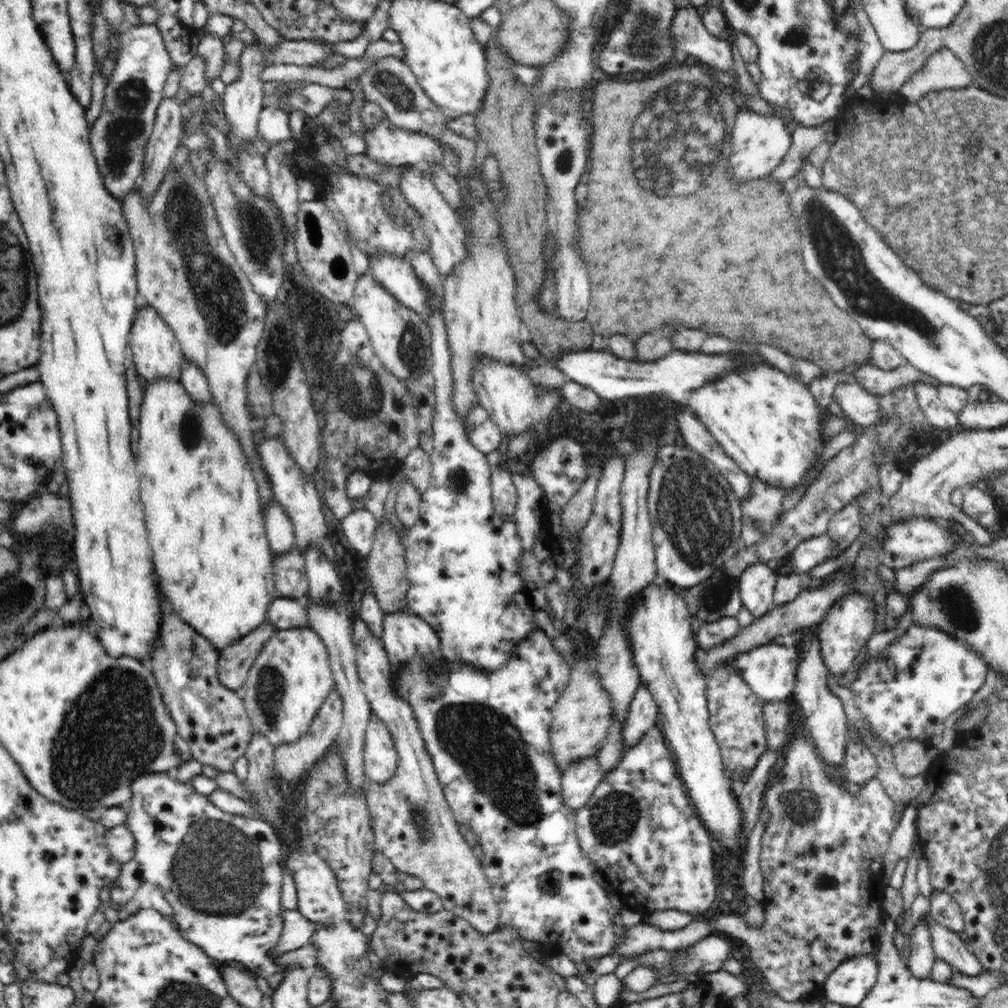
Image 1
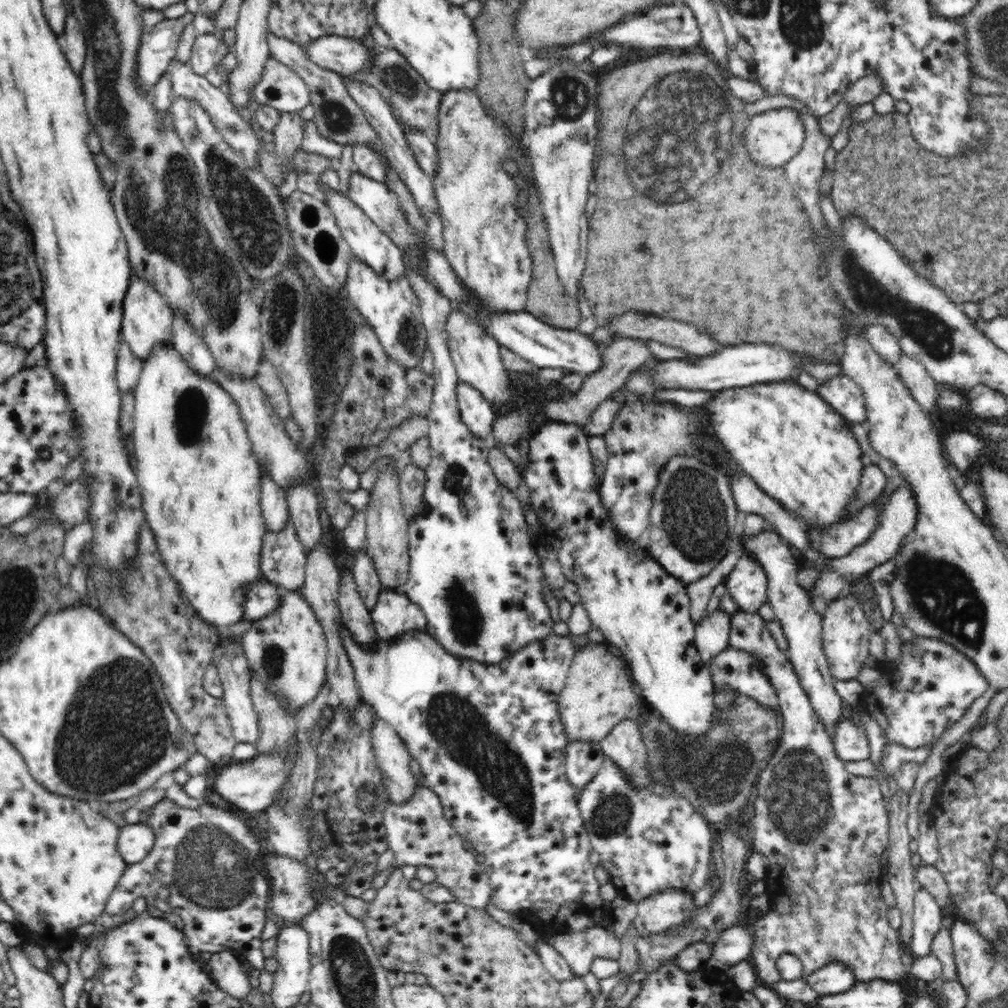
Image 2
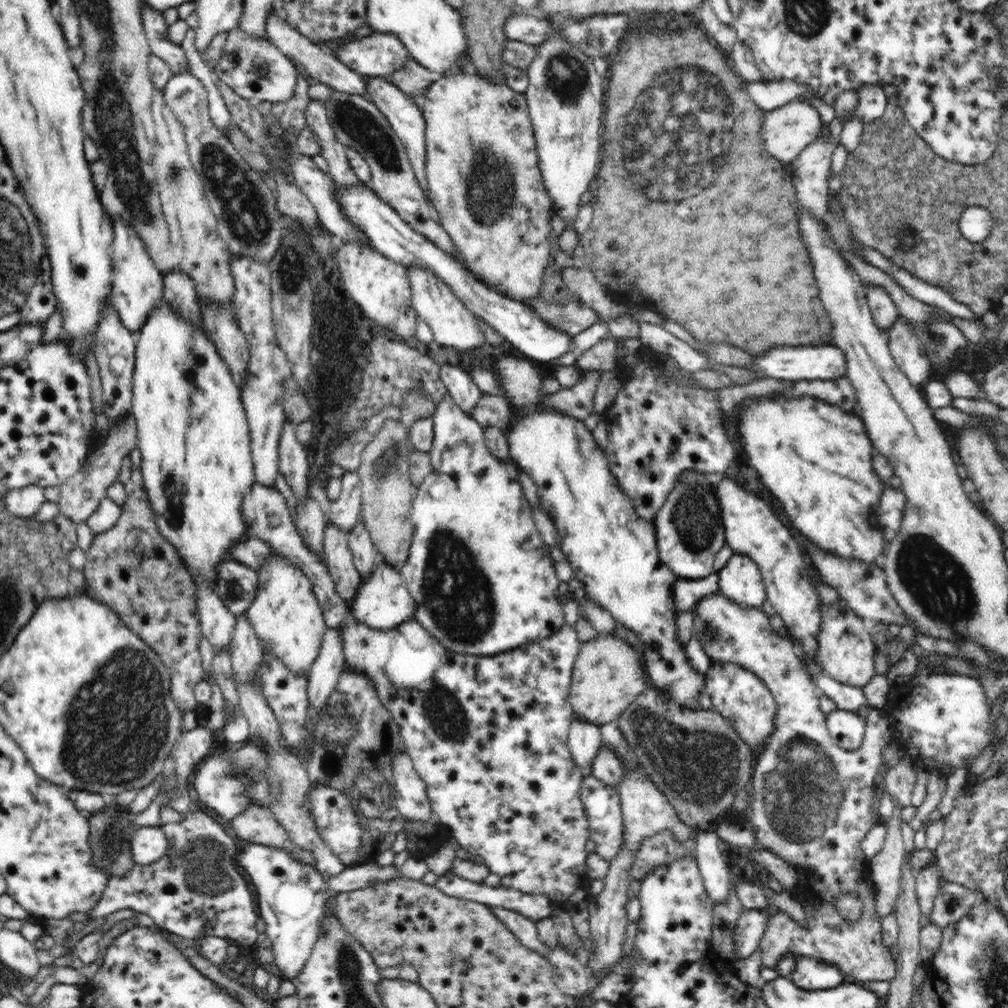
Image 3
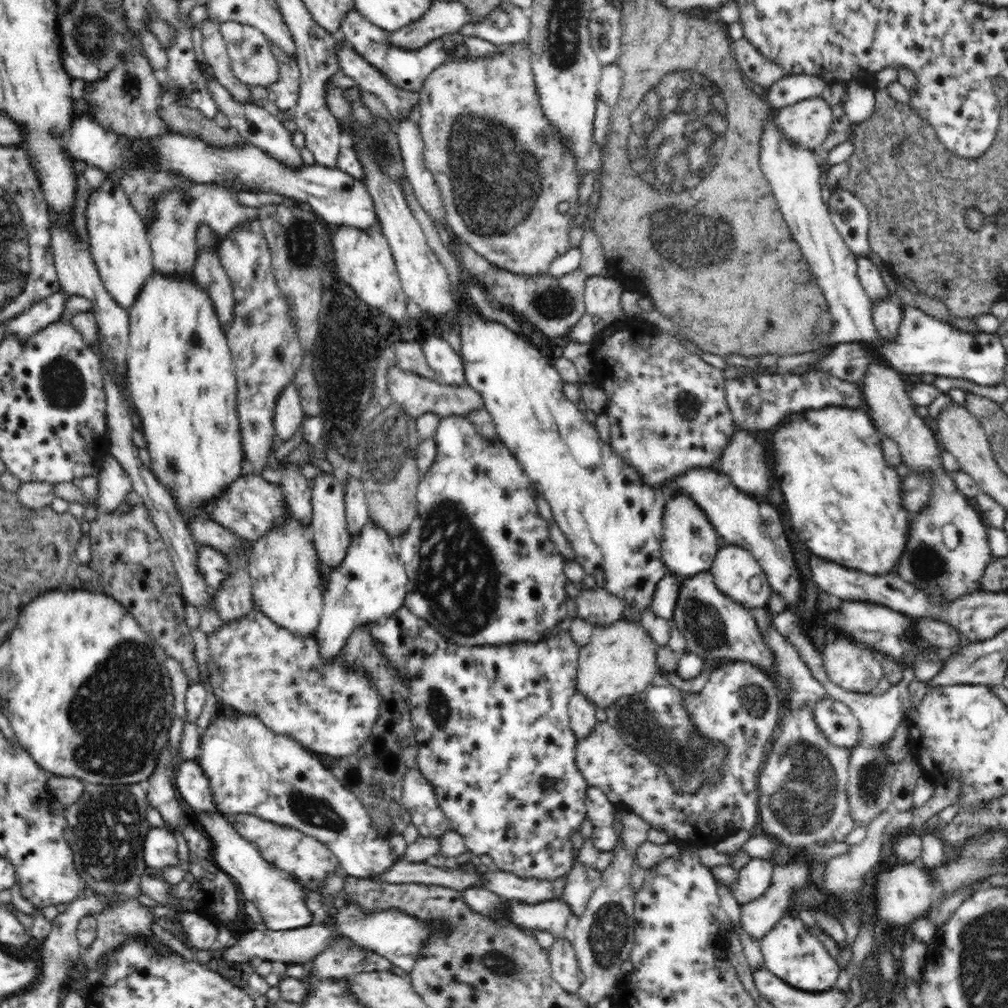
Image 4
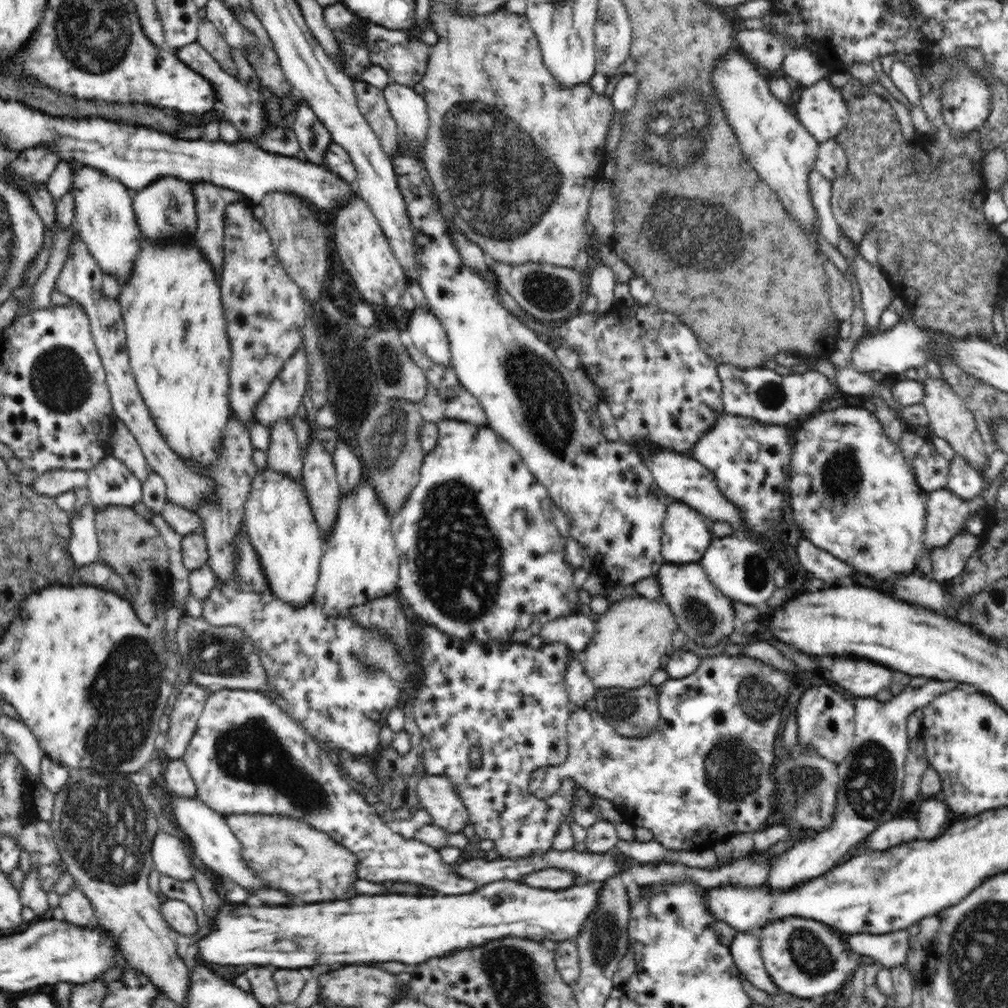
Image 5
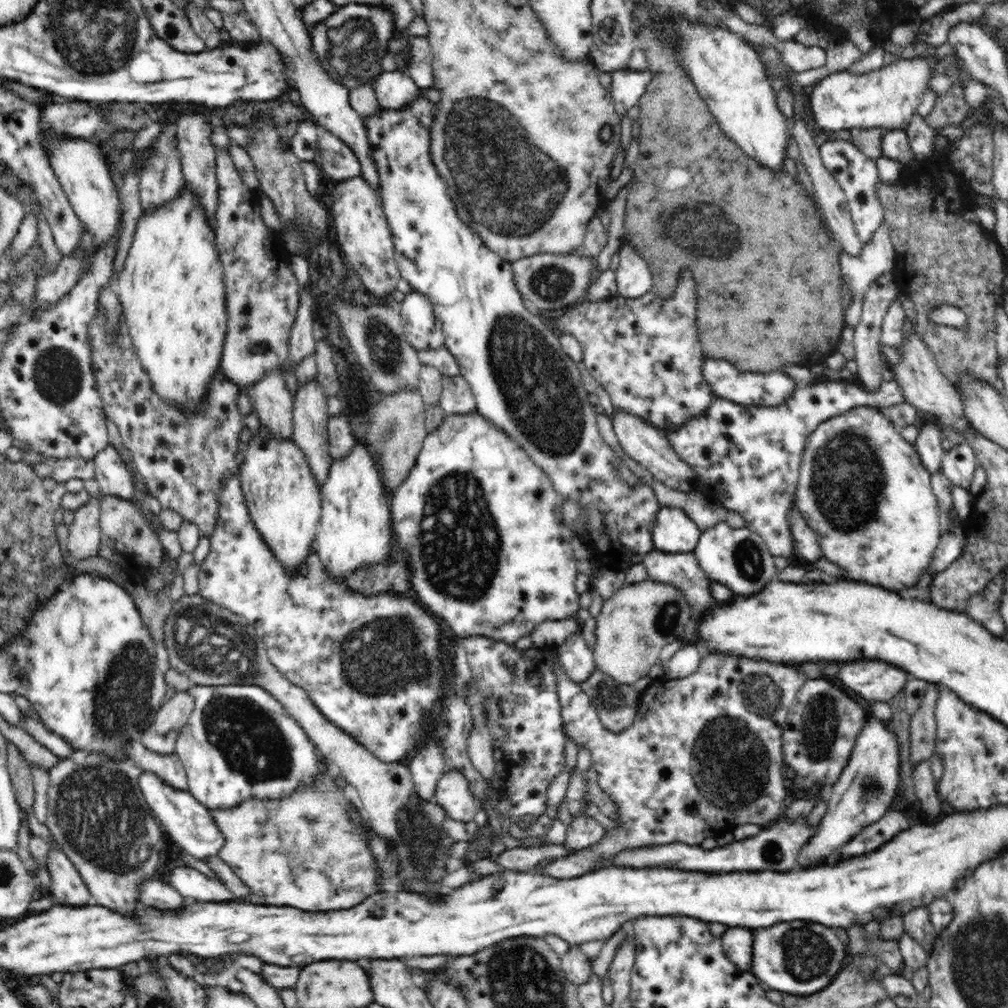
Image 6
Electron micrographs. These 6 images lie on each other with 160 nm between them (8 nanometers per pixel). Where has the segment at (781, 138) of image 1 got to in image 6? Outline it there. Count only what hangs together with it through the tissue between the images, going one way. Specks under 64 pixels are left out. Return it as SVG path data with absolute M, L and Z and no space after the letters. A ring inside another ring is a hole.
M916 57L913 59L898 59L891 65L884 65L881 69L875 69L856 75L847 70L831 73L829 76L816 82L816 86L809 95L809 107L812 118L818 128L827 132L838 132L838 130L849 130L852 128L868 129L901 129L908 124L910 117L917 112L919 98L928 90L928 78L930 69L935 62L942 61L930 57Z

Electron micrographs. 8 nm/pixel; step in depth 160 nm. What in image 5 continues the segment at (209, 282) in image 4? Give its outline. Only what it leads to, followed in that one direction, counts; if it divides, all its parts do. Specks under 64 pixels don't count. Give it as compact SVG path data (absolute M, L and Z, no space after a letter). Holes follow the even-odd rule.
M192 182L194 193L194 209L196 209L197 232L196 245L200 253L212 265L218 281L223 274L223 259L225 258L223 244L225 243L224 212L228 204L238 202L245 196L242 193L216 186L211 182Z

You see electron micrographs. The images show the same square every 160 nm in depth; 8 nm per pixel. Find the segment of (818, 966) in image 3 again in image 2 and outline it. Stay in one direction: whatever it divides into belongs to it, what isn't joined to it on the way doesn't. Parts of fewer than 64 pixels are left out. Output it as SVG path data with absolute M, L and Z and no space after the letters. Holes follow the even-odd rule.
M830 963L814 970L804 979L816 993L823 996L840 994L851 989L856 991L860 984L860 981L854 976L852 967L842 965L842 963Z

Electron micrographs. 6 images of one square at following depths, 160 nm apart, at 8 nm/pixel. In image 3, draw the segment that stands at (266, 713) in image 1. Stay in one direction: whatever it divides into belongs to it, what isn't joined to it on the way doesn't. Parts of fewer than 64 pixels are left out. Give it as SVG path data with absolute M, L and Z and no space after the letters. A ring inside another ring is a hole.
M279 553L268 556L256 572L258 588L256 598L247 610L248 622L261 646L271 650L288 670L297 674L309 674L314 660L318 658L322 636L327 628L311 580Z

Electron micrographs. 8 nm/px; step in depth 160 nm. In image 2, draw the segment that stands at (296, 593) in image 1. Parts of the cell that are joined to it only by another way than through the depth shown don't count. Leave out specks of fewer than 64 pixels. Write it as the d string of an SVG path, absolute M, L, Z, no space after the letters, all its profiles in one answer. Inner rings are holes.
M290 521L280 533L266 532L262 538L261 549L260 571L262 571L265 580L273 585L279 584L286 590L301 590L303 588L306 576L306 552Z

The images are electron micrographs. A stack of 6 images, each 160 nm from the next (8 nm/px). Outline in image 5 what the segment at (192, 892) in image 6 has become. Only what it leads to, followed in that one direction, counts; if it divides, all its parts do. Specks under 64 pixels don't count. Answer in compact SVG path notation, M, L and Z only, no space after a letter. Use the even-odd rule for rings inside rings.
M158 831L152 844L152 858L155 869L162 875L178 881L193 878L193 868L189 856L184 853L184 842L181 838Z

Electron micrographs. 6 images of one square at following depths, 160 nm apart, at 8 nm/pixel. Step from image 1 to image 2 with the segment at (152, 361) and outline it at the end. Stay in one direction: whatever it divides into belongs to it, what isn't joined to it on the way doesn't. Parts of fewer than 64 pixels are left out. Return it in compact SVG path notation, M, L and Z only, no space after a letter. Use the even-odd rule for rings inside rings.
M132 264L130 287L122 308L121 338L143 362L150 357L152 348L168 346L172 340L172 310L150 283L135 275Z

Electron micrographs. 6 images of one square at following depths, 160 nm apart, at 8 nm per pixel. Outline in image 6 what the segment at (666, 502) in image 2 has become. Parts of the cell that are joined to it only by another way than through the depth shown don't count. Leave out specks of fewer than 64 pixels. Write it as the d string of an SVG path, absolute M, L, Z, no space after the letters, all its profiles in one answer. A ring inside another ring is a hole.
M662 506L652 524L650 535L655 550L666 554L686 554L696 548L701 532L684 510Z

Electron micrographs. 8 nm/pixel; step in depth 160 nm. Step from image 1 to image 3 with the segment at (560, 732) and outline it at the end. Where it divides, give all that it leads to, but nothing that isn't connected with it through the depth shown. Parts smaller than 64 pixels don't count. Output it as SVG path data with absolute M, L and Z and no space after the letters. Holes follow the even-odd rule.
M600 634L583 643L571 677L569 700L574 716L600 727L617 721L648 685L640 651L611 634Z

